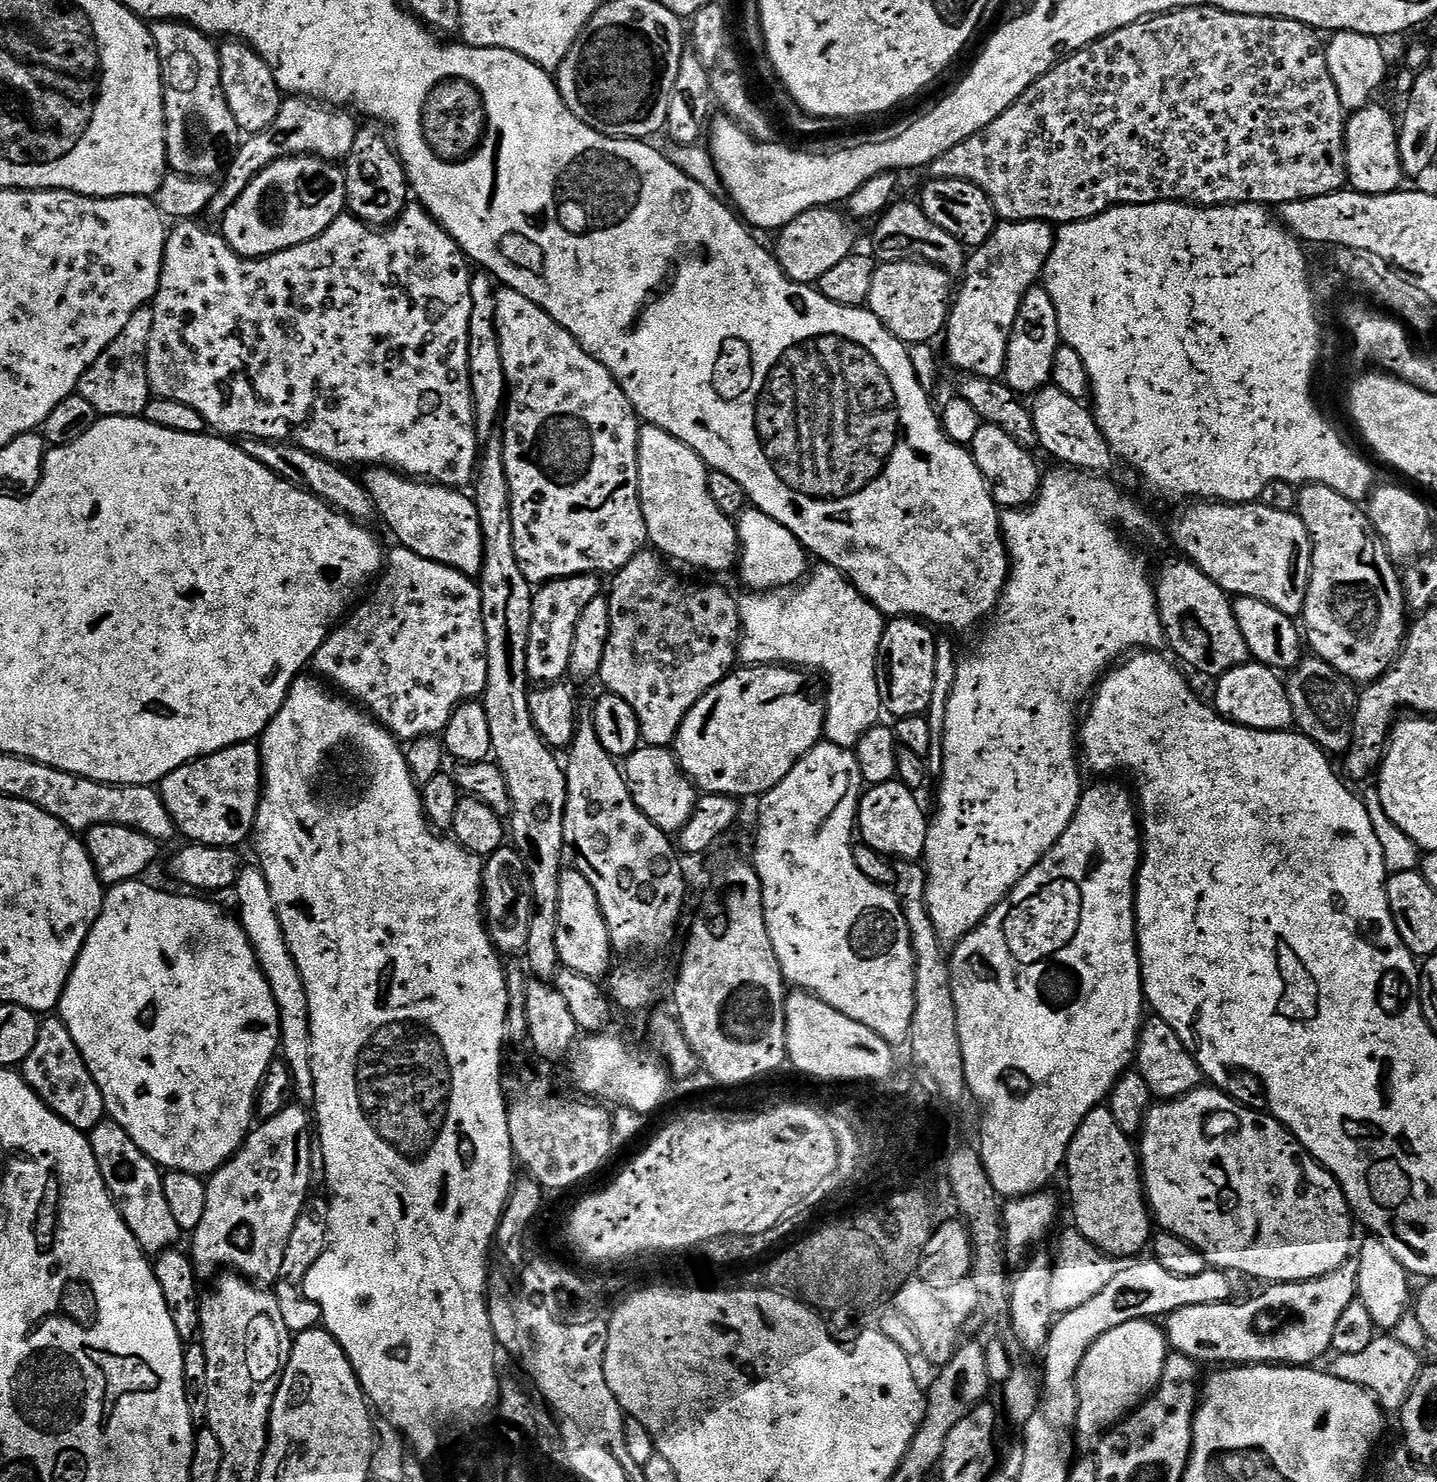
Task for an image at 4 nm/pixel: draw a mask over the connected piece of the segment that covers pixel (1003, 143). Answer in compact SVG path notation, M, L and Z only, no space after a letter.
M1178 8L1175 12L1161 12L1159 16L1145 16L1063 57L1045 76L1039 76L1002 115L994 118L990 126L939 156L930 165L931 175L960 179L980 187L992 200L993 210L1001 221L1045 220L1053 226L1089 220L1119 204L1174 200L1201 208L1217 208L1219 204L1279 206L1339 192L1345 187L1348 175L1348 155L1344 149L1346 110L1342 98L1338 98L1334 78L1330 78L1328 57L1319 38L1317 29L1297 20L1238 14L1221 8Z

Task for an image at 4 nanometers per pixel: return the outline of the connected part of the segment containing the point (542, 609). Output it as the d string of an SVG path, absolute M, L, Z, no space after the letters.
M567 576L539 585L532 594L532 617L530 618L530 642L526 646L526 670L529 681L537 685L555 684L568 676L568 663L571 651L574 650L575 626L578 624L583 610L594 598L602 595L602 588L592 582L578 582L577 577Z

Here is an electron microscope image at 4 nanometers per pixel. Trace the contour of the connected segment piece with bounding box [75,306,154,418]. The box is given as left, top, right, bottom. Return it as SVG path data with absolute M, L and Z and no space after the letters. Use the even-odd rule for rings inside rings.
M145 306L137 310L122 326L122 334L94 358L94 362L82 374L75 395L86 398L90 406L94 406L97 417L105 416L139 416L143 417L150 399L148 386L148 347L150 346L150 330L154 326L151 307Z

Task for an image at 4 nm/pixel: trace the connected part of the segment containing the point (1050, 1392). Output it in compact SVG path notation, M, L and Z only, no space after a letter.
M1155 1258L1144 1259L1125 1263L1128 1264L1125 1268L1117 1267L1109 1285L1098 1294L1094 1294L1090 1302L1082 1302L1082 1306L1055 1317L1048 1332L1048 1342L1042 1349L1042 1392L1045 1397L1064 1396L1067 1392L1069 1395L1076 1378L1076 1367L1082 1362L1086 1350L1090 1350L1090 1346L1094 1346L1094 1342L1098 1342L1102 1334L1114 1330L1114 1326L1122 1326L1122 1322L1163 1318L1182 1306L1227 1304L1233 1299L1233 1277L1227 1271L1208 1266L1202 1274L1182 1278L1178 1274L1170 1274L1170 1270L1165 1270L1163 1266L1158 1266Z

